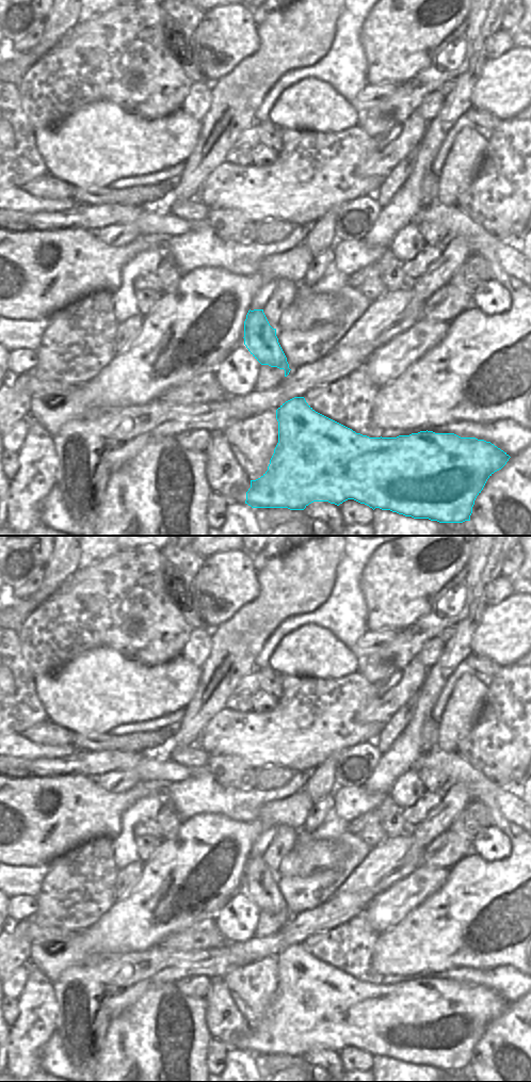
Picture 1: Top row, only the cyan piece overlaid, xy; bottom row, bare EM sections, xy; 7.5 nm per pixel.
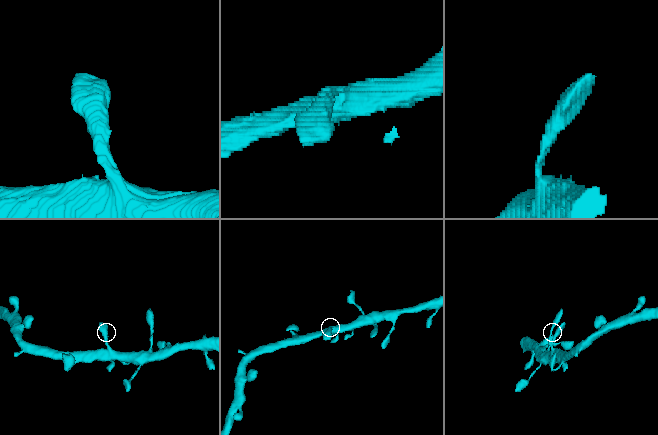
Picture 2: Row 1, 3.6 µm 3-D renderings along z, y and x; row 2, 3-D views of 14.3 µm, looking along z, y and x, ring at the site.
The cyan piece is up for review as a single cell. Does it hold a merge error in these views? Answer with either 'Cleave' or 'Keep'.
Keep

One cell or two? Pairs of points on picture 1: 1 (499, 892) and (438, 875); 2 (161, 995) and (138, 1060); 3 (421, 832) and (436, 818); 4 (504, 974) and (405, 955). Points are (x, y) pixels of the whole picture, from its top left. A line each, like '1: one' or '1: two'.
1: two
2: one
3: one
4: two

